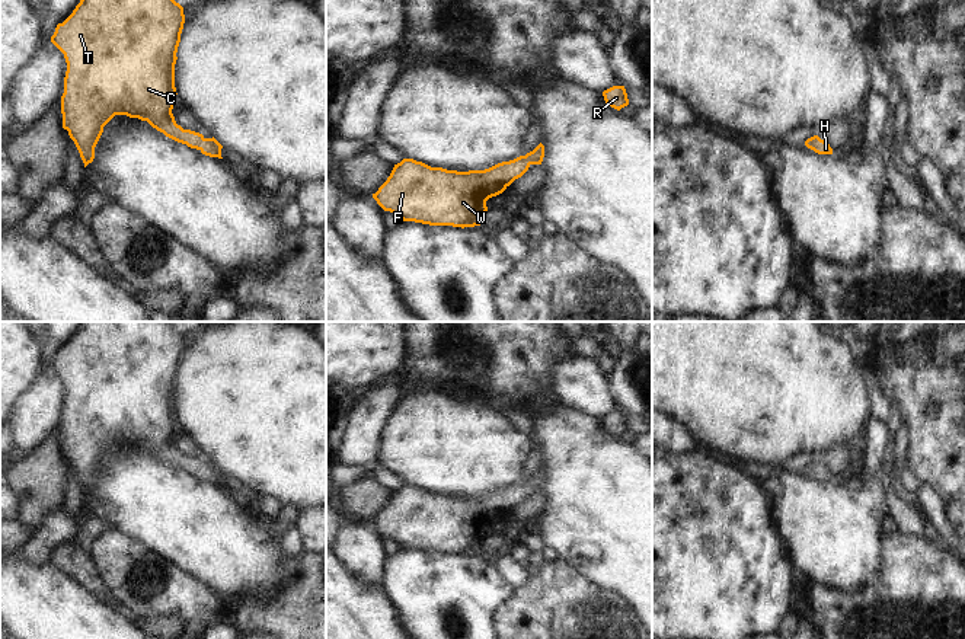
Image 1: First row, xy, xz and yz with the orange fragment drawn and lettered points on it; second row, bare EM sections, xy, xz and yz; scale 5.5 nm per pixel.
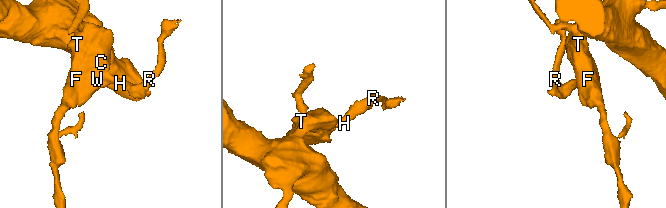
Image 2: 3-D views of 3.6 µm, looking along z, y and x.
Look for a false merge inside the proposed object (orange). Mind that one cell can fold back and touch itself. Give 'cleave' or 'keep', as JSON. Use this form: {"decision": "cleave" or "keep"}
{"decision": "keep"}

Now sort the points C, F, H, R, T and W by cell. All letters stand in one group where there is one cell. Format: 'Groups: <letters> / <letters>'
Groups: C F H R T W.

